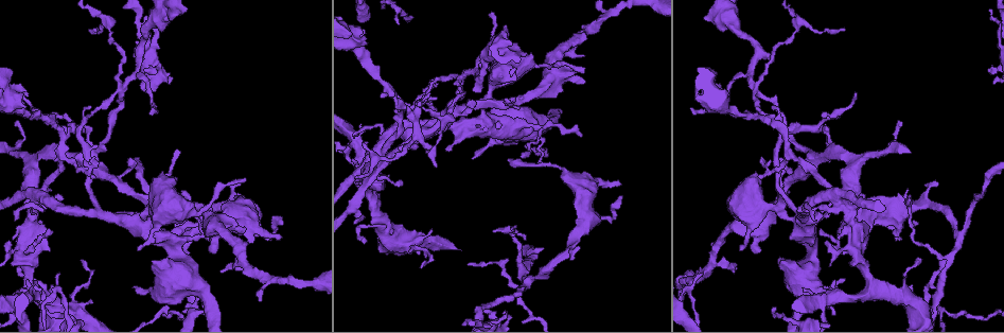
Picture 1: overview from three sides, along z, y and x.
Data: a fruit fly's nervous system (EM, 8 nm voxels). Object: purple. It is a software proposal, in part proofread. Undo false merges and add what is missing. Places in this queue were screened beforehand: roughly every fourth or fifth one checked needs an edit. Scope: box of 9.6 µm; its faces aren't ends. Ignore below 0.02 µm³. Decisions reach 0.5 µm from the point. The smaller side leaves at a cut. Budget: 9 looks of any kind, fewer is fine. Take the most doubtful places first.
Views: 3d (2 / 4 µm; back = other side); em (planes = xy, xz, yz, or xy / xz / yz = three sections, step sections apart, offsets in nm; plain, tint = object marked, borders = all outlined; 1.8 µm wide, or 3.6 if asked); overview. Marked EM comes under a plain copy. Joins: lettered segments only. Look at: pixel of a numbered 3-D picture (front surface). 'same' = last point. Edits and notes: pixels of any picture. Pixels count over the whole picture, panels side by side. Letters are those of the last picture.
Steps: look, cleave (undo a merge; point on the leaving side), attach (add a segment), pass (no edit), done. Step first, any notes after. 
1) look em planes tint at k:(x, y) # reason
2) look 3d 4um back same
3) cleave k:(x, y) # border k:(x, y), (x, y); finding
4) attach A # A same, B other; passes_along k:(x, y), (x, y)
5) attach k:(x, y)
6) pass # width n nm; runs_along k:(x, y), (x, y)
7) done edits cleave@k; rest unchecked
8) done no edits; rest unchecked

look em planes borders at 1:(486, 309) # free end

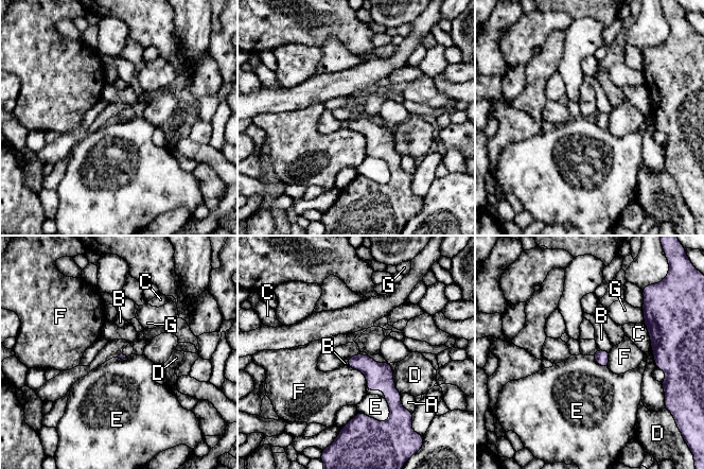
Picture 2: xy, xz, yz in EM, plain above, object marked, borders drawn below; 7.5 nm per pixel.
pass # A other, B other, C other, D other, E other, F other, G other; border 2:(358, 412), (381, 421), (390, 416); none of them fits

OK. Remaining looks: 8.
look em planes tint at 1:(988, 11) # an open end

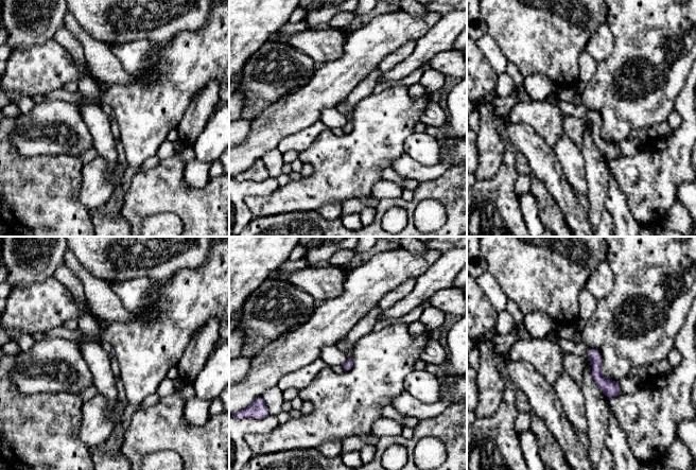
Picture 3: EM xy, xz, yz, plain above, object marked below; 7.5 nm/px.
look em planes borders same # see the neighbours

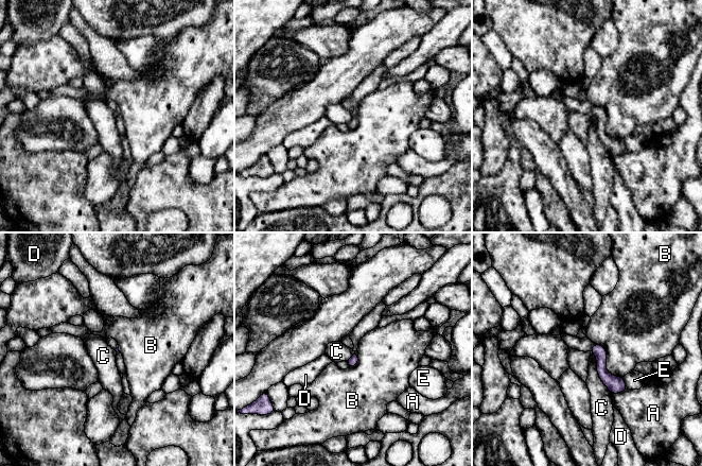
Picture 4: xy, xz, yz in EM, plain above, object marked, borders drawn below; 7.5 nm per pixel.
pass # A other, B other, C other, D other, E other; none of them fits

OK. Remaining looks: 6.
look 3d 4um at 1:(139, 249) # thin end

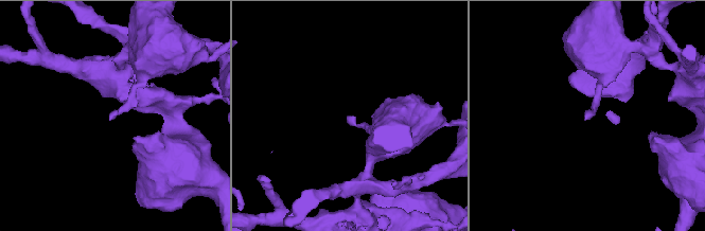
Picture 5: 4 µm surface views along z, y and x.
look em xy step 4 borders at 5:(586, 118)

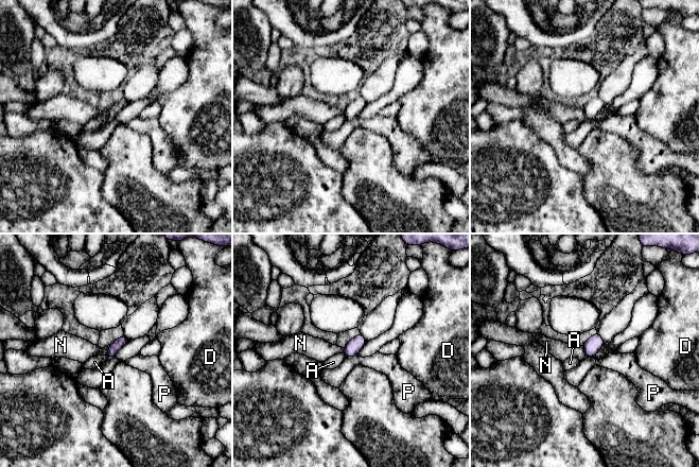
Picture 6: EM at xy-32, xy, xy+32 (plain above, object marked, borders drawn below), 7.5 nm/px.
pass # width 80 nm; A other, D other, N other, P other; border 6:(356, 355), (346, 358); none of them fits

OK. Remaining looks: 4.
look em planes borders at 1:(96, 28)

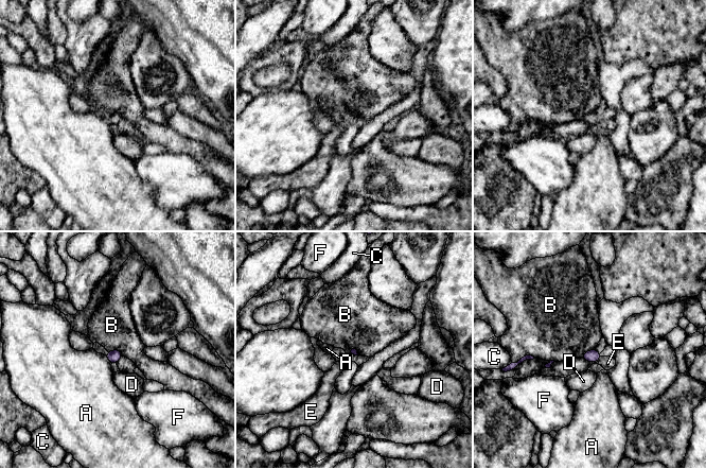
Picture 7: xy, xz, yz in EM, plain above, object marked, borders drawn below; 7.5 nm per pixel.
pass # A other, B other, C other, D other, E other, F other; border 7:(108, 351), (119, 350), (123, 355); no lettered segment goes on from it

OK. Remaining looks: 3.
done no edits; rest unchecked

